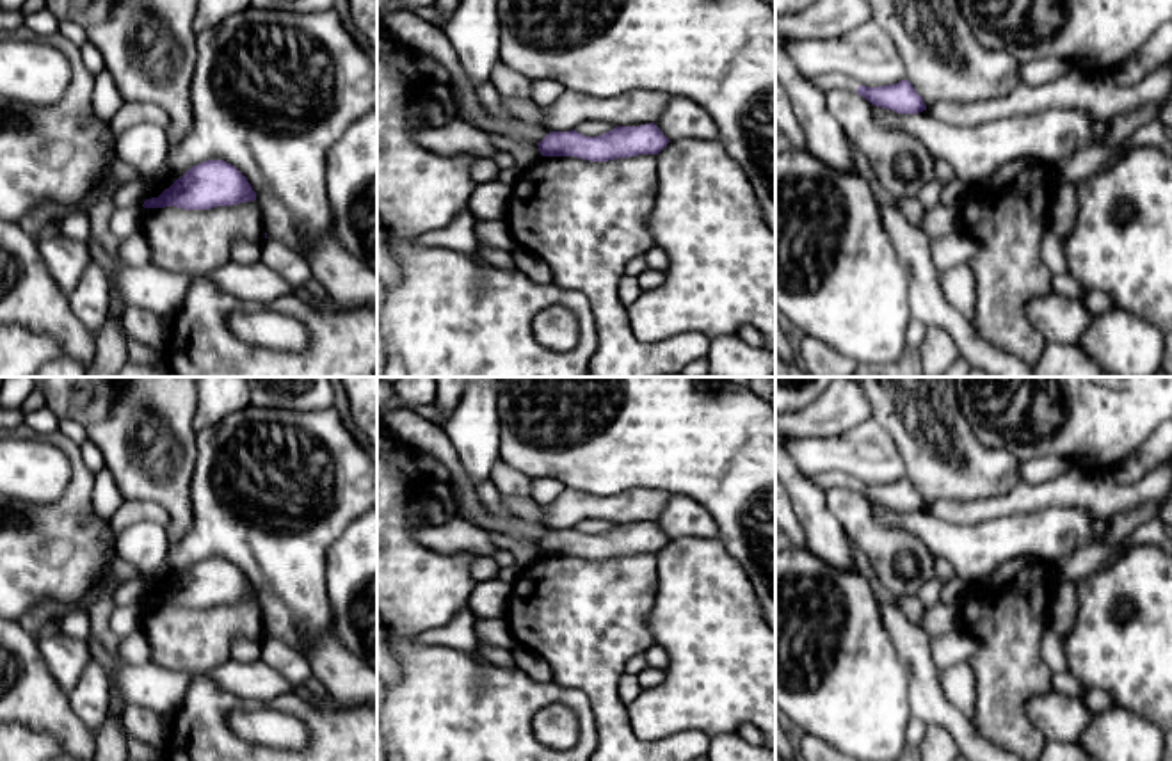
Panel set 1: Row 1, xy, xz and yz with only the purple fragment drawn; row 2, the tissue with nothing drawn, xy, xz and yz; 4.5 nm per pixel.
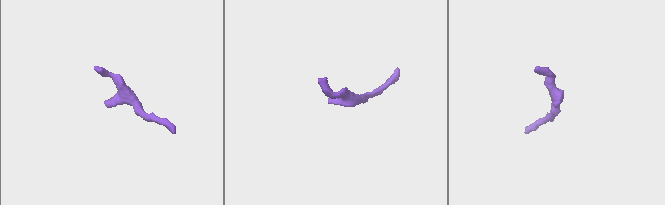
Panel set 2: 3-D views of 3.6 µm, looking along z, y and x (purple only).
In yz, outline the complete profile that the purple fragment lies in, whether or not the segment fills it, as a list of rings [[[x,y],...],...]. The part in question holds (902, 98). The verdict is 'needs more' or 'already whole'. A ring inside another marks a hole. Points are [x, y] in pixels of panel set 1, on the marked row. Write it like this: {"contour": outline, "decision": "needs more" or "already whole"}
{"contour": [[[841,73],[818,75],[809,80],[825,94],[834,89],[855,91],[871,105],[889,108],[898,114],[919,114],[927,110],[923,98],[916,92],[909,80],[880,87],[861,85],[854,78]]], "decision": "needs more"}

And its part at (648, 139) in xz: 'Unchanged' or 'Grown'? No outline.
Unchanged

